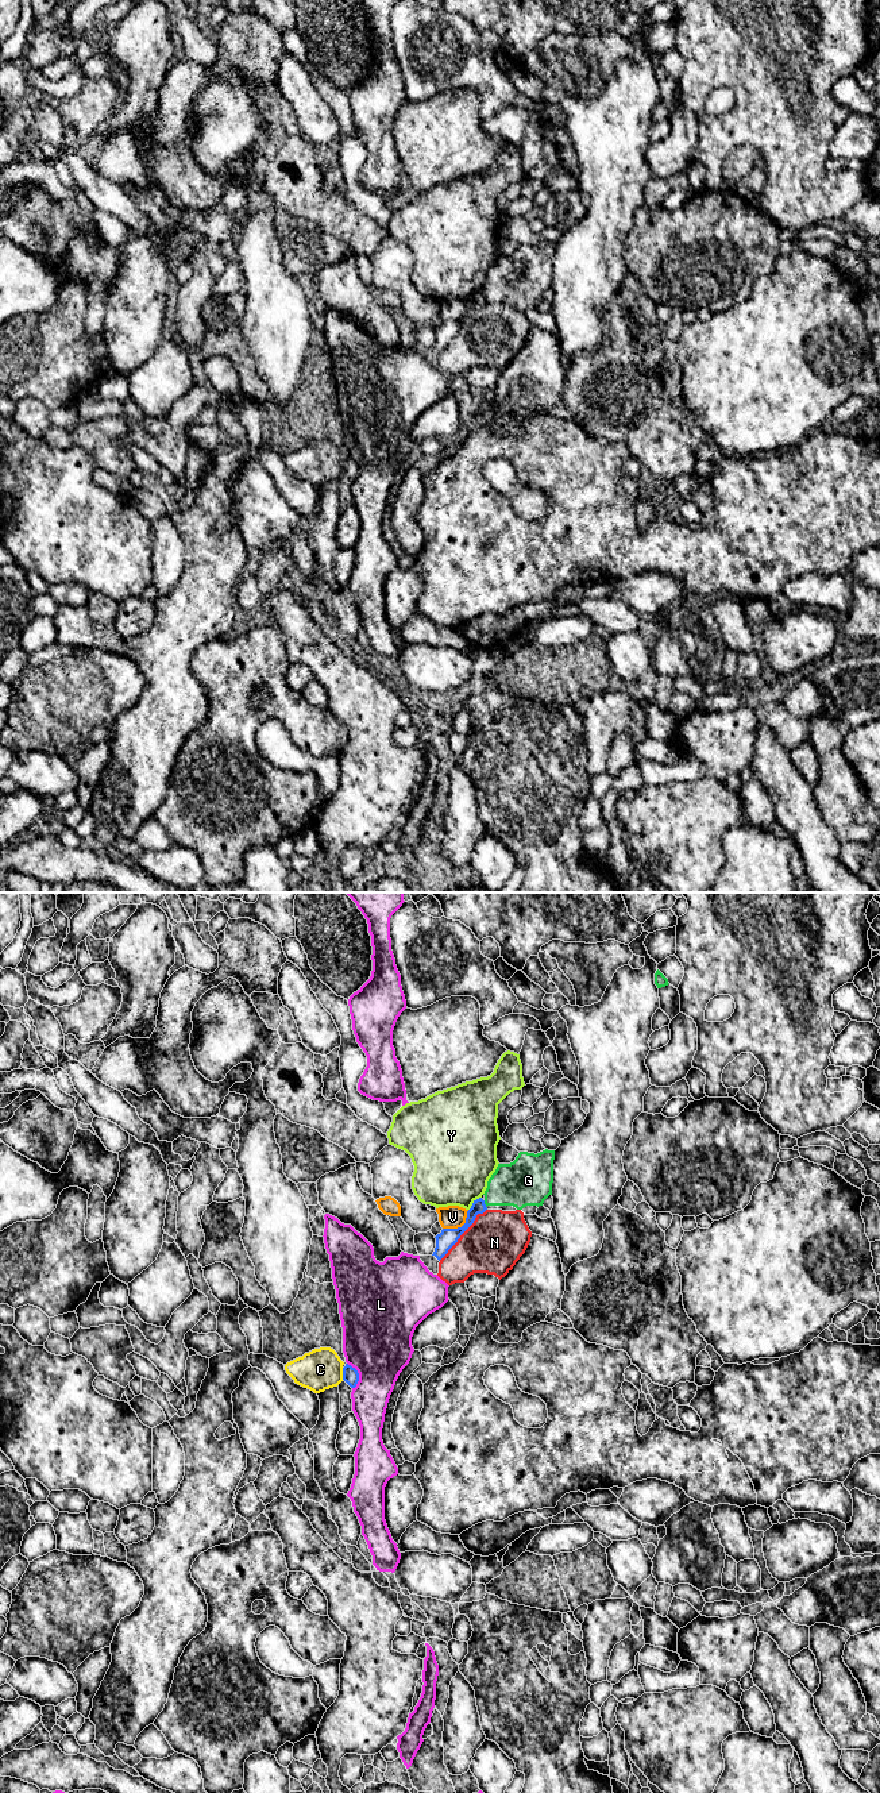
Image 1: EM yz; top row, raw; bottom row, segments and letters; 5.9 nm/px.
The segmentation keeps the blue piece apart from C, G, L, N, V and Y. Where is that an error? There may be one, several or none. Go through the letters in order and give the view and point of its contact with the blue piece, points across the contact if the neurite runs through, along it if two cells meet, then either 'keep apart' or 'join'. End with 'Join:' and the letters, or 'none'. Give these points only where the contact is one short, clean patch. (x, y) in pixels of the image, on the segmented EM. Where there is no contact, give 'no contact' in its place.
C: contact yz (343, 1373); keep apart
G: contact yz (485, 1205); border yz (483, 1200), (486, 1207); keep apart
L: contact yz (358, 1375); keep apart
N: contact yz (463, 1232); keep apart
V: contact yz (459, 1227); keep apart
Y: contact yz (473, 1203); keep apart
Join: none

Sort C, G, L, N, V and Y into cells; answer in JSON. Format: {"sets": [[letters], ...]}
{"sets": [["C"], ["G"], ["L"], ["N"], ["V"], ["Y"]]}

